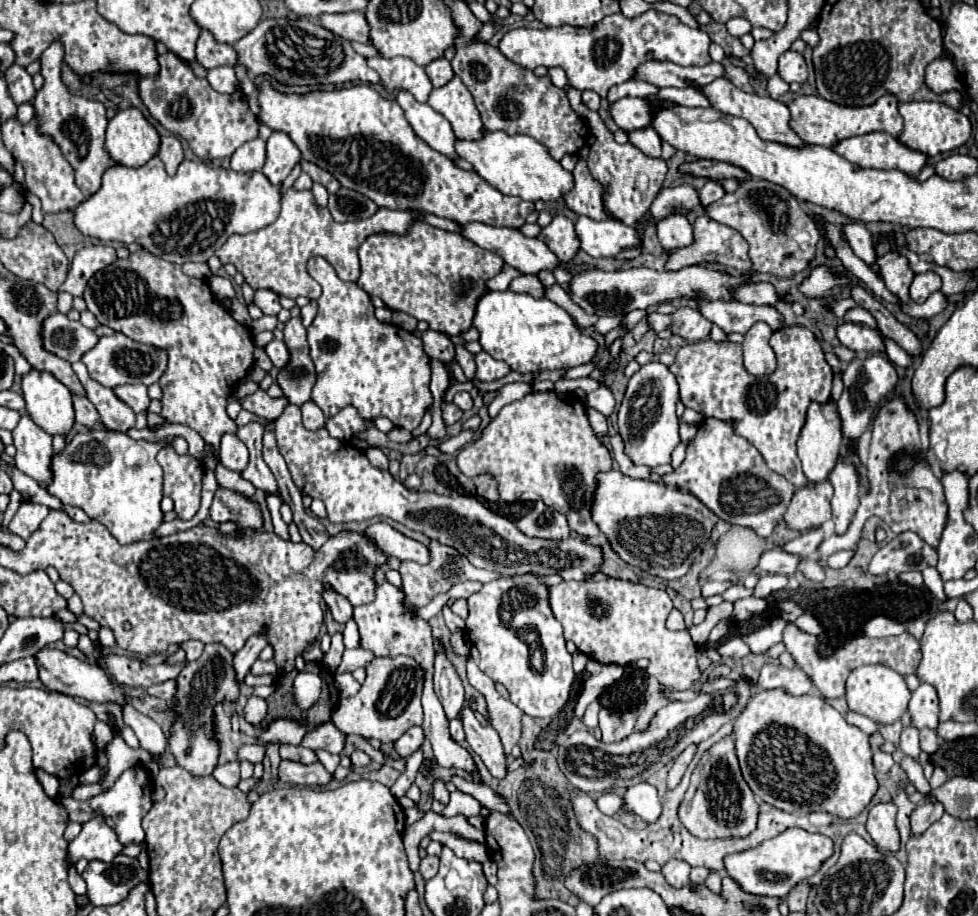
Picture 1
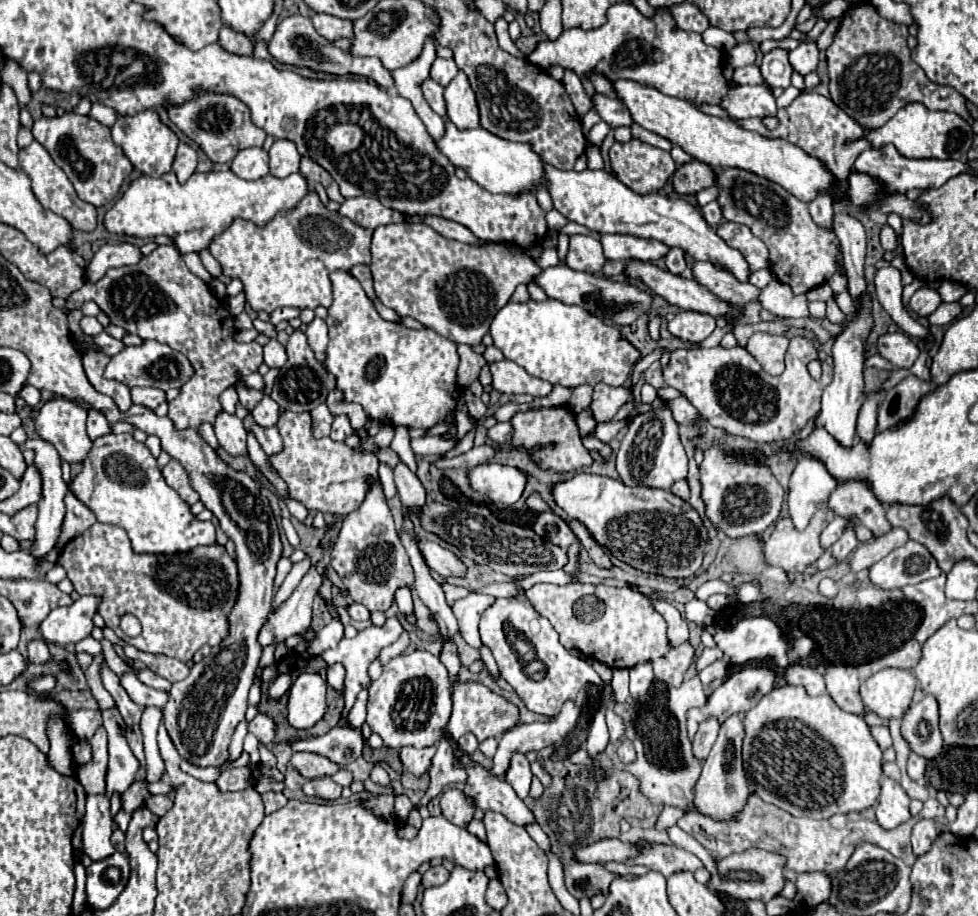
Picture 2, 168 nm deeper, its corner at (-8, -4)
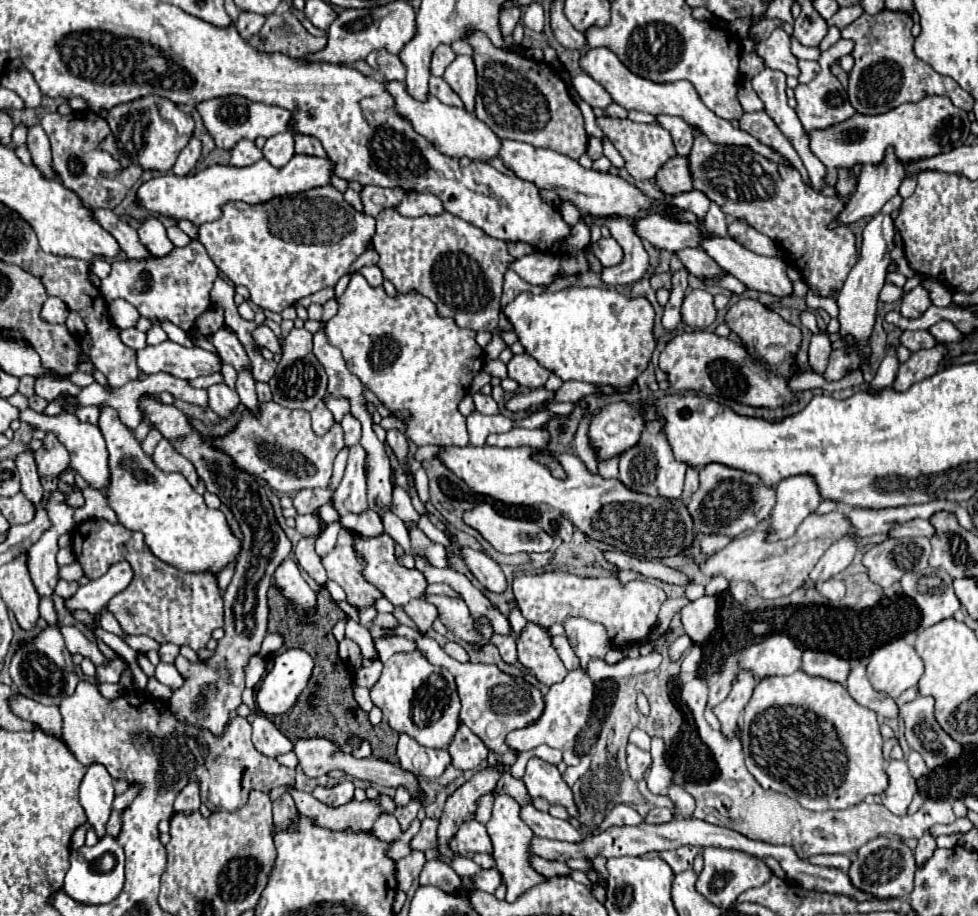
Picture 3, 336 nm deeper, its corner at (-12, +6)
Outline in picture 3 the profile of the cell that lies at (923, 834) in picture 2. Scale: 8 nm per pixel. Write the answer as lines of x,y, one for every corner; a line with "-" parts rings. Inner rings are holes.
924,832
924,836
918,840
918,844
916,844
916,850
914,850
916,864
922,864
922,862
926,862
926,860
932,856
934,848
936,848
936,838
934,838
930,832

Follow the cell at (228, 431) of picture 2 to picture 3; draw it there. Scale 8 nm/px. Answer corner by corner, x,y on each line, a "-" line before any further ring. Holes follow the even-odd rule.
214,384
208,388
208,396
210,396
210,408
220,416
220,418
230,418
234,414
234,410
240,404
240,398
236,394
236,390
228,388
226,384

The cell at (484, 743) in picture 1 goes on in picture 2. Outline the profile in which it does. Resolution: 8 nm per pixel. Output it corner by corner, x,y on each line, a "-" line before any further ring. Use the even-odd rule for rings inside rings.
514,754
510,768
506,772
506,782
516,790
516,794
520,798
528,798
530,794
530,784
532,784
532,770
530,770
530,762
526,760
524,754

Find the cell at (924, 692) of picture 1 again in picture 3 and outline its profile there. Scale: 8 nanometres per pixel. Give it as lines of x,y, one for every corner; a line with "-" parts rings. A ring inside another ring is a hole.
918,696
916,700
904,704
900,708
900,718
904,720
910,748
922,754
928,768
946,764
962,754
962,746
954,742
934,718
932,696

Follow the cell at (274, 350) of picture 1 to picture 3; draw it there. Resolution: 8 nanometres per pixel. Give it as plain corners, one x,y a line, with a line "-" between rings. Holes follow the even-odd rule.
258,326
258,328
252,332
252,338
256,340
256,344
258,344
260,348
268,348
268,350
274,352
274,354
280,354
280,352
282,352
280,340
276,338
276,334
274,334
268,326

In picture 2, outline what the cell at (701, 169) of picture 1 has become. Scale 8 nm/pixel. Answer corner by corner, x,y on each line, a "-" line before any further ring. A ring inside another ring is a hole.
690,160
676,168
672,176
672,186
678,194
698,194
704,188
714,184
714,170
698,160

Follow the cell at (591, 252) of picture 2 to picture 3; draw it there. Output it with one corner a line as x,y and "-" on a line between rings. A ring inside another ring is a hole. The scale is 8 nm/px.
600,238
596,244
590,244
590,250
602,266
614,266
622,260
622,248
614,238

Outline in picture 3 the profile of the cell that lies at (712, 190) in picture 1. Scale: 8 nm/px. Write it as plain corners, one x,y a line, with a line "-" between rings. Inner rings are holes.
716,202
710,204
710,210
708,210
708,214
704,216
704,224
706,224
706,230
710,230
712,234
722,234
722,236
728,234
726,216
724,216
724,212
720,210
720,206
718,206

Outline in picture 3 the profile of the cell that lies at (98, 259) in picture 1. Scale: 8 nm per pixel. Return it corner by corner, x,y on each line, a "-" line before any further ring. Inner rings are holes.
150,218
138,228
140,244
152,254
152,256
162,256
172,250
172,242
166,236
166,228
162,226
160,220

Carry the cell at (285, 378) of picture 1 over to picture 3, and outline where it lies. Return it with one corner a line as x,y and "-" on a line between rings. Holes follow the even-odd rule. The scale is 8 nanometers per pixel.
292,328
292,332
284,340
282,360
278,362
276,374
270,378
272,388
272,400
286,408
302,408
302,410
314,410
314,406
324,398
328,376
324,366
316,360
312,354
312,334
306,328

